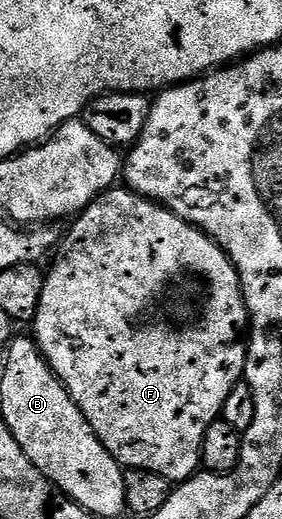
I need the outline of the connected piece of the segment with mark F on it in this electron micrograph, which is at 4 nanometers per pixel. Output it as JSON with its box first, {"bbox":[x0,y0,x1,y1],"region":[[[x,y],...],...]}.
{"bbox":[32,189,250,481],"region":[[[111,189],[102,192],[85,211],[73,220],[70,232],[65,232],[57,248],[58,260],[51,271],[45,272],[44,293],[40,293],[40,305],[32,321],[32,338],[46,358],[47,365],[68,389],[72,401],[84,413],[92,433],[100,437],[100,445],[112,453],[123,468],[135,471],[151,471],[171,481],[190,479],[199,470],[202,461],[202,442],[208,425],[216,422],[222,414],[222,406],[228,393],[236,384],[243,382],[246,374],[246,344],[244,336],[250,329],[250,314],[242,296],[240,277],[215,239],[209,239],[200,228],[184,221],[166,207],[146,199],[129,189]]]}

